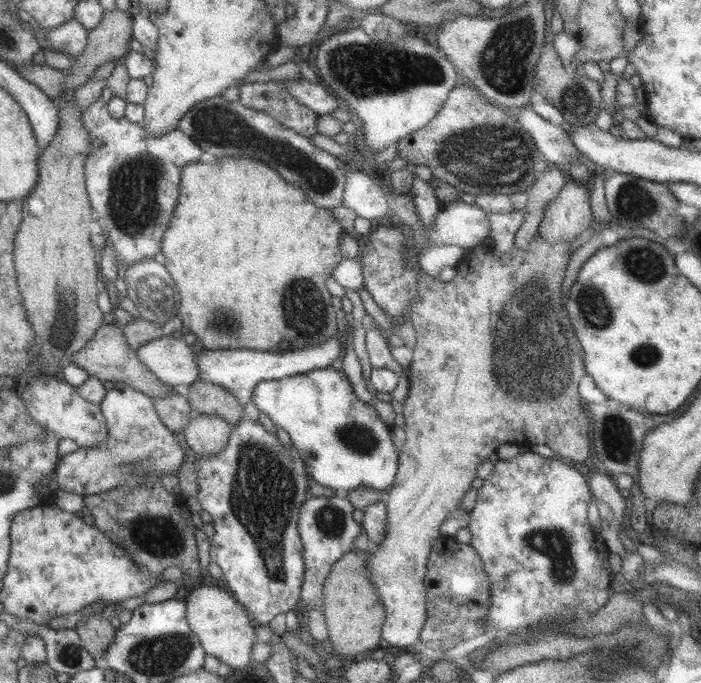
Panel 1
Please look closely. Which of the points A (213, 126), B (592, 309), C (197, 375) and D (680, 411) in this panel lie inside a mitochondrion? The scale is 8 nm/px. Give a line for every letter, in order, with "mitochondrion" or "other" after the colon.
A: mitochondrion
B: mitochondrion
C: other
D: other

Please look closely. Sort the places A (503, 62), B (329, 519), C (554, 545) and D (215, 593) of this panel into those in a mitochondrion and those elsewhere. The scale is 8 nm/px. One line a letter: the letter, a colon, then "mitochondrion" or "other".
A: mitochondrion
B: mitochondrion
C: mitochondrion
D: other

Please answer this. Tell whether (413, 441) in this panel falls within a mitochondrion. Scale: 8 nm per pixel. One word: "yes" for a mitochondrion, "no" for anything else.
no

